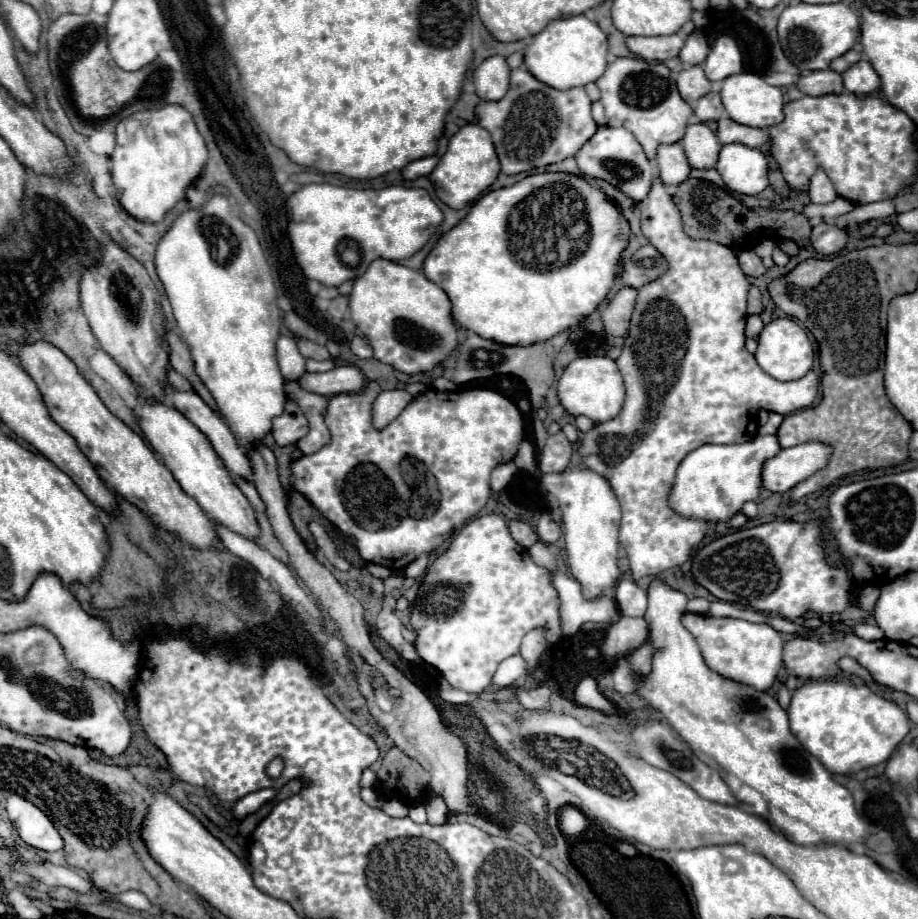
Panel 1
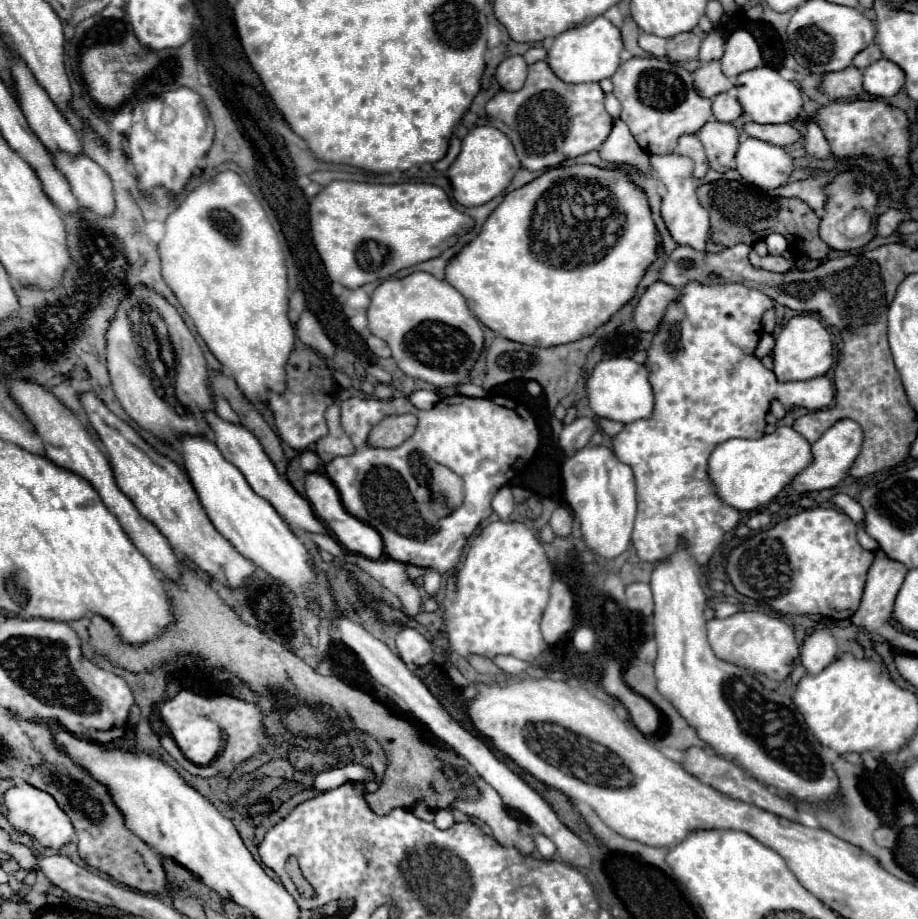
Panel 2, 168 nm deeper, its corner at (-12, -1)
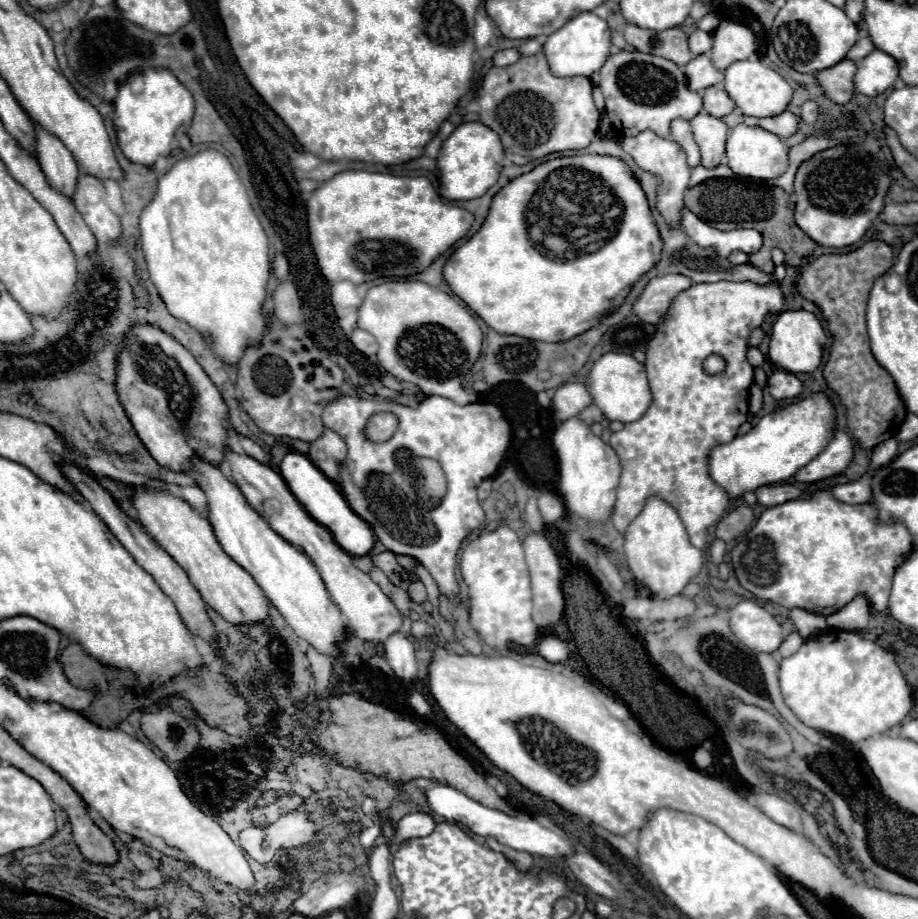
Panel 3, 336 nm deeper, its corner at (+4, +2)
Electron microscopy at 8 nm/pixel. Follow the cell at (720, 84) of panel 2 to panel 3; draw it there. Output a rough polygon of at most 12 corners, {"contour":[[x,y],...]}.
{"contour":[[708,55],[694,57],[684,73],[696,93],[724,81]]}

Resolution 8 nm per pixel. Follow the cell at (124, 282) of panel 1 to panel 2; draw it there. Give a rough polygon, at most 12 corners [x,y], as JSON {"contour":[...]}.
{"contour":[[150,288],[120,304],[108,372],[126,414],[172,444],[208,436],[210,368]]}

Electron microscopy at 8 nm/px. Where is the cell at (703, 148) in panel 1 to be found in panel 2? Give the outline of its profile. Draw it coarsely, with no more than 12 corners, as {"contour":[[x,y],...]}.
{"contour":[[710,120],[696,136],[710,168],[728,172],[738,150],[734,124]]}

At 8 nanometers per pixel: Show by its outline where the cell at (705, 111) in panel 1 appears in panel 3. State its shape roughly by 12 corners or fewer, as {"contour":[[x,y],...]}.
{"contour":[[722,87],[702,91],[704,111],[724,117],[734,101]]}

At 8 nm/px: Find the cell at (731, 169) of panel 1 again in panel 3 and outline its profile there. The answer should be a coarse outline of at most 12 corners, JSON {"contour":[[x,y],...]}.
{"contour":[[738,125],[726,141],[740,177],[774,179],[788,167],[780,137]]}

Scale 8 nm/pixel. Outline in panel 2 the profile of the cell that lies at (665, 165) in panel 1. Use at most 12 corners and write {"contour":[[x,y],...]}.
{"contour":[[696,134],[678,140],[678,154],[694,160],[694,176],[708,172],[708,158]]}

